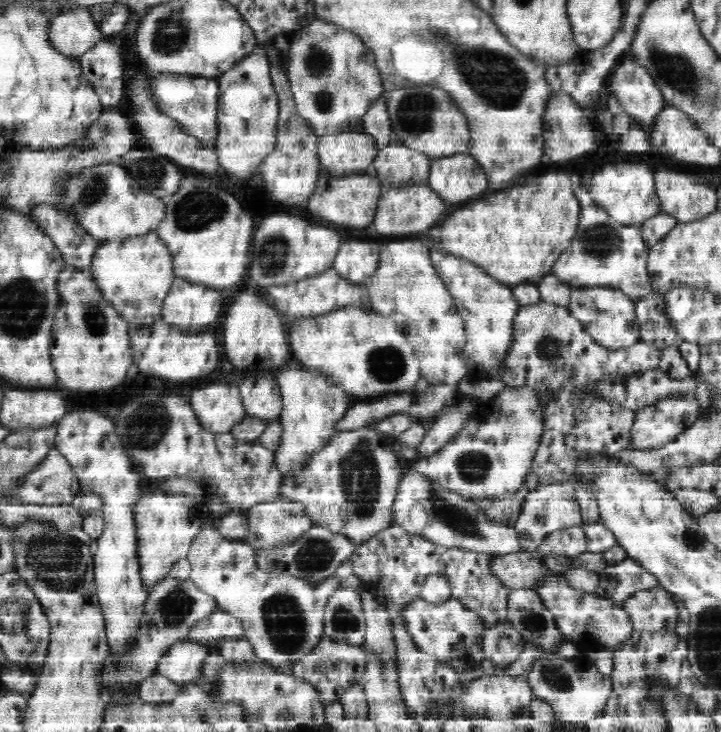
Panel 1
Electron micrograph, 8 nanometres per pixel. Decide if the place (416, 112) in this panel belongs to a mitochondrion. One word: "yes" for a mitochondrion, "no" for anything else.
yes

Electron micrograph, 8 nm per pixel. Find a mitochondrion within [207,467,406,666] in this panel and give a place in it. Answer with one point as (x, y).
(283, 620)

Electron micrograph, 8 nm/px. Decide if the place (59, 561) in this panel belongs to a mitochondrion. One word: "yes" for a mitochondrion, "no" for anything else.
yes

